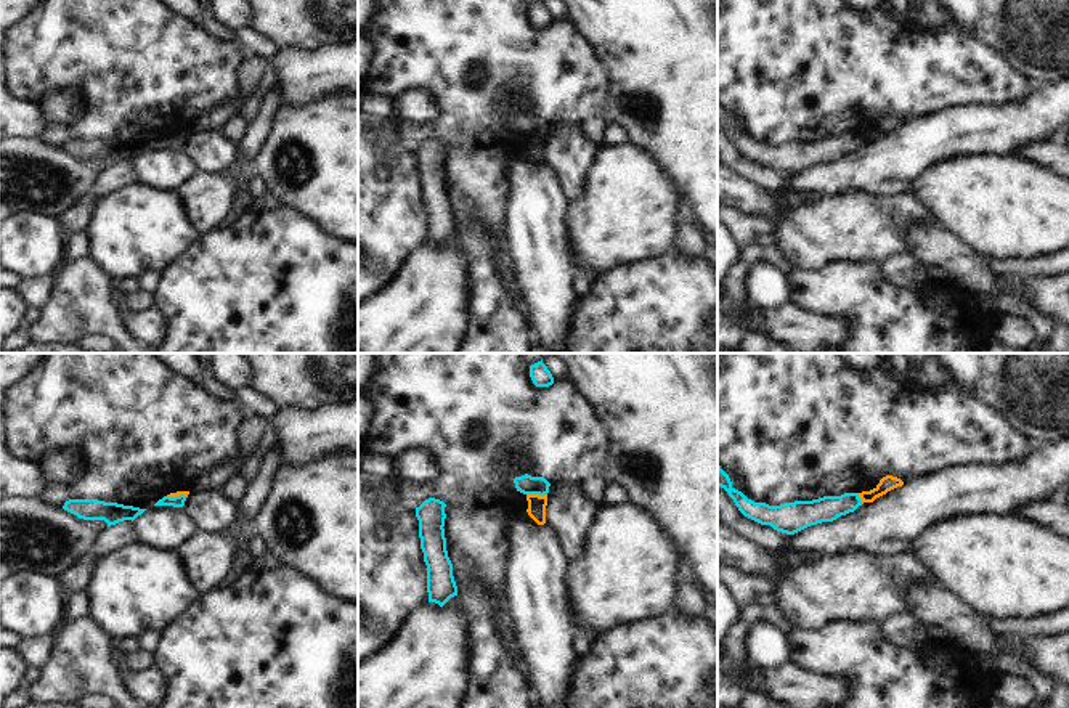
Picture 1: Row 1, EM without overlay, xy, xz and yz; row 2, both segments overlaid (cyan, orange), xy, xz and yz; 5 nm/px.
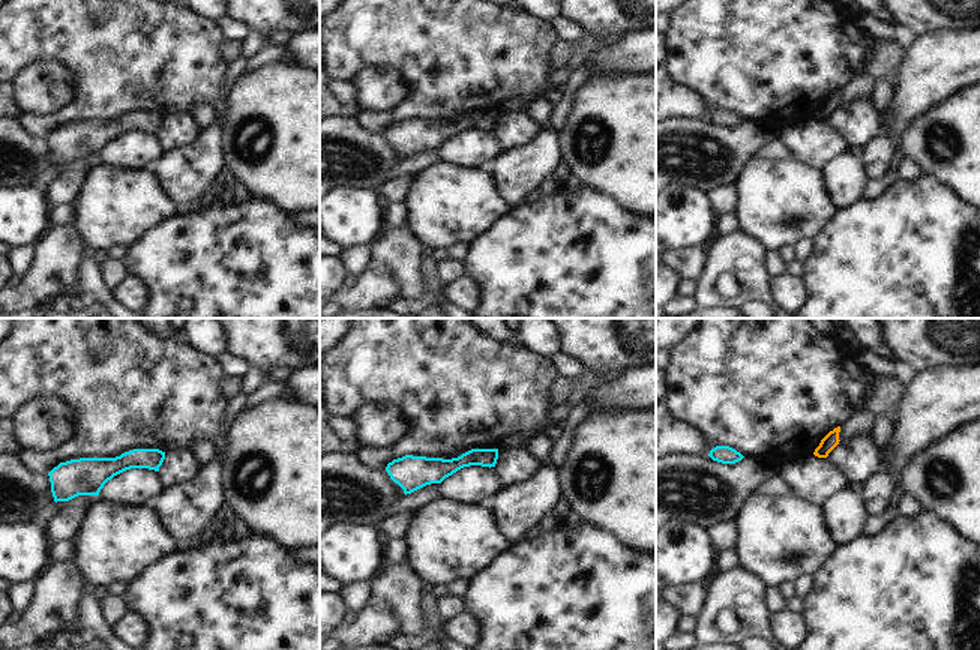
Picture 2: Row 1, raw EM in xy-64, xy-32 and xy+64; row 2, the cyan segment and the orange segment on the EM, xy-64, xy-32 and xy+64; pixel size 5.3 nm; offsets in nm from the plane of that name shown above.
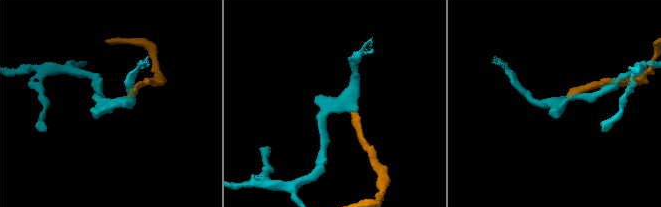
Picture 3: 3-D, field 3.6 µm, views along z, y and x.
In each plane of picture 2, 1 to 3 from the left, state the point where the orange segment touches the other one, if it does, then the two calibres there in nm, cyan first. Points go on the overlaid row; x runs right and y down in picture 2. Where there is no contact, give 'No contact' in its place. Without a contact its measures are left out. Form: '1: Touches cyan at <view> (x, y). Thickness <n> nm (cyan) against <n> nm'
1: No contact
2: No contact
3: No contact.

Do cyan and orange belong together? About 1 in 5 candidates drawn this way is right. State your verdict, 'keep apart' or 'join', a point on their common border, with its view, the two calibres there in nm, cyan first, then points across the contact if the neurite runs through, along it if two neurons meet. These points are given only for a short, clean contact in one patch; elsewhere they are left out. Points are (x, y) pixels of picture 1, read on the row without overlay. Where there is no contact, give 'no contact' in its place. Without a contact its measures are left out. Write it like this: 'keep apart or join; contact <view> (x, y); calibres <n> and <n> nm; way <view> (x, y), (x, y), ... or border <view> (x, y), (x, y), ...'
keep apart; contact xz (536, 134); calibres 100 and 100 nm; border xz (546, 134), (527, 137)

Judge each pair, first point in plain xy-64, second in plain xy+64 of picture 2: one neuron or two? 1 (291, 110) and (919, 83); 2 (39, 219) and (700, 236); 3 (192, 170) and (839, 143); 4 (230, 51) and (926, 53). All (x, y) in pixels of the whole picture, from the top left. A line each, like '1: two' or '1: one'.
1: two
2: one
3: two
4: two

